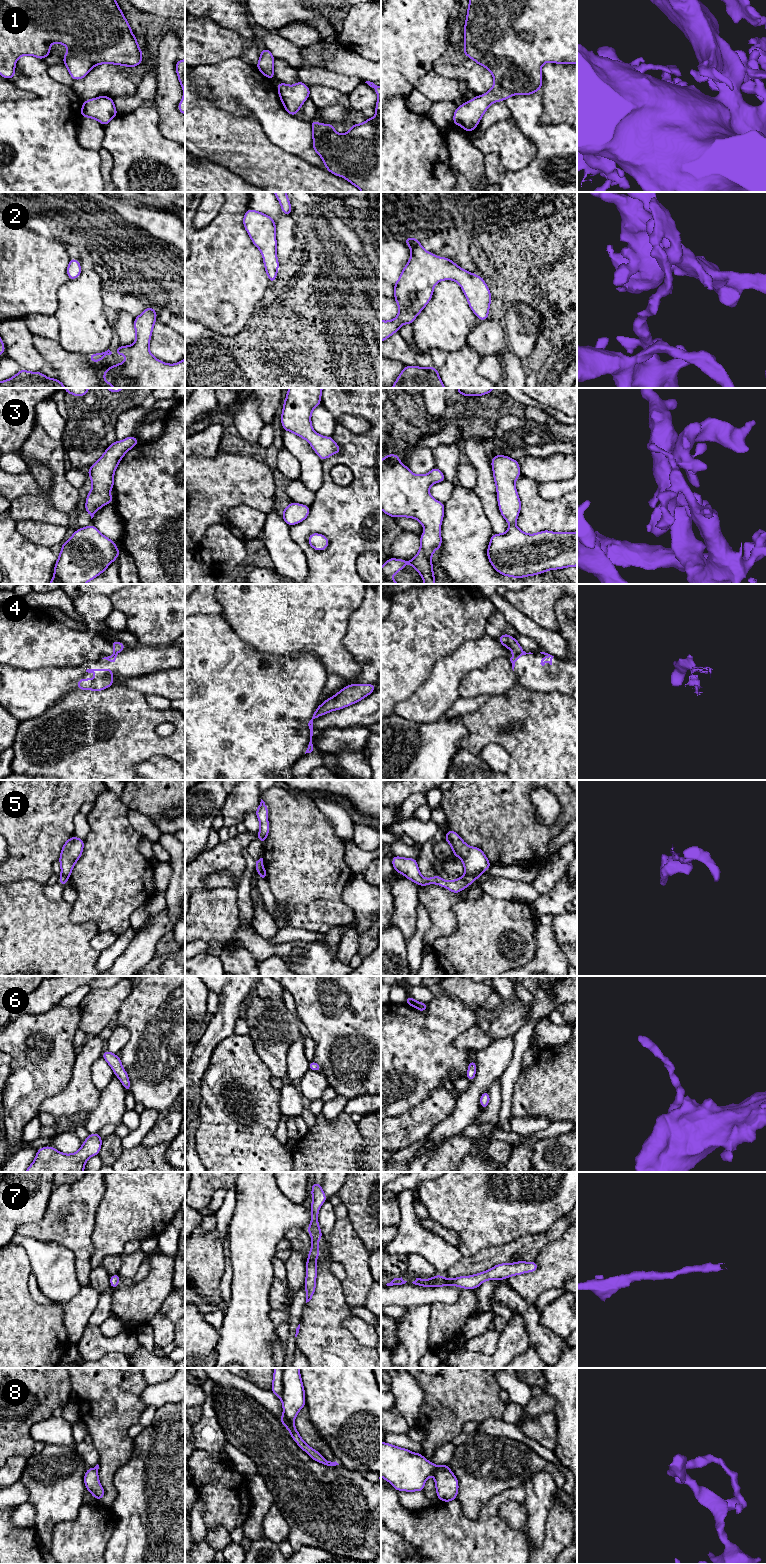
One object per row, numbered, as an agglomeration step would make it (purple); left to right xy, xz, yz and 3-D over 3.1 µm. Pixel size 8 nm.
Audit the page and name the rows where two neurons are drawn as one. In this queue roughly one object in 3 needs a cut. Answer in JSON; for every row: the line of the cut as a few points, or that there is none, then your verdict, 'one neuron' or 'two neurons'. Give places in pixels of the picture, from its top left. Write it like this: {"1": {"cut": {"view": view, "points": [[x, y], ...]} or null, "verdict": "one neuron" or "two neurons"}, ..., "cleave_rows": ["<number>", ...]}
{"1": {"cut": null, "verdict": "one neuron"}, "2": {"cut": null, "verdict": "one neuron"}, "3": {"cut": null, "verdict": "one neuron"}, "4": {"cut": {"view": "yz", "points": [[522, 650], [514, 654]]}, "verdict": "two neurons"}, "5": {"cut": {"view": "yz", "points": [[465, 874], [474, 879]]}, "verdict": "two neurons"}, "6": {"cut": null, "verdict": "one neuron"}, "7": {"cut": null, "verdict": "one neuron"}, "8": {"cut": null, "verdict": "one neuron"}, "cleave_rows": ["4", "5"]}

